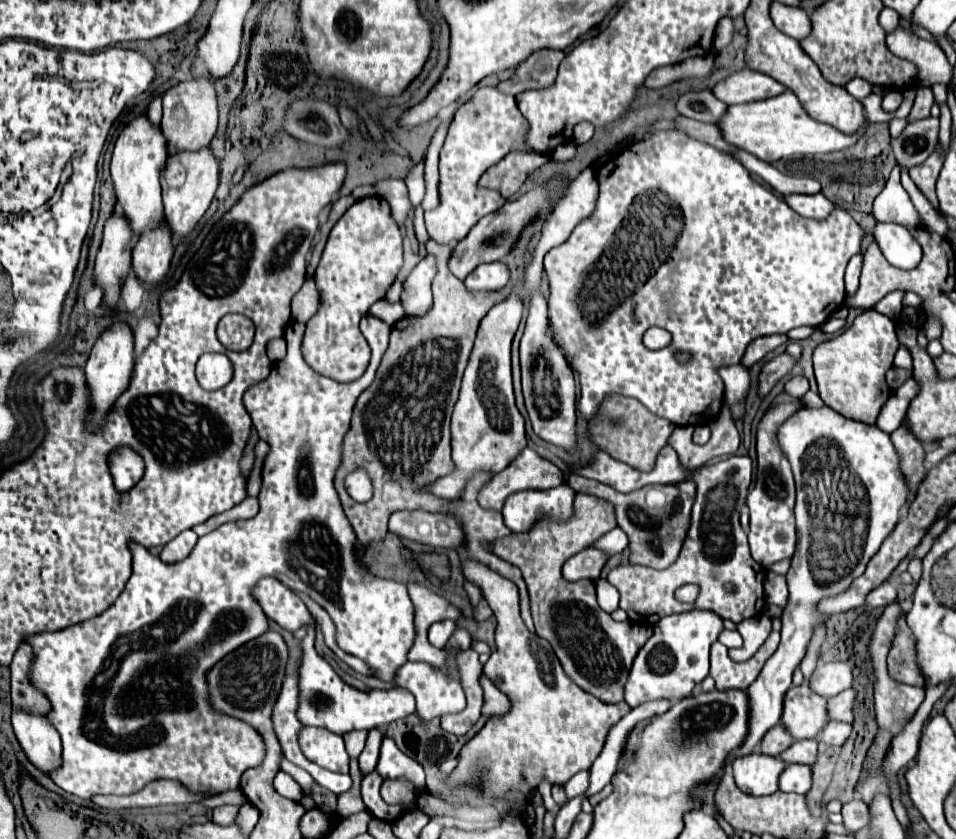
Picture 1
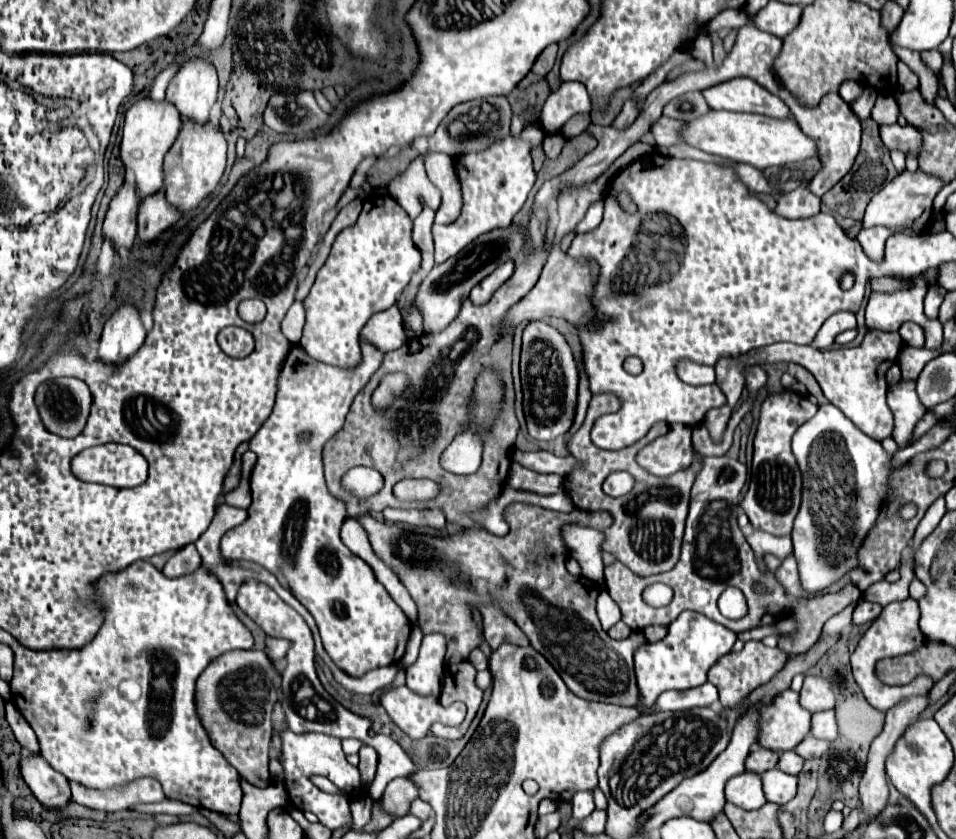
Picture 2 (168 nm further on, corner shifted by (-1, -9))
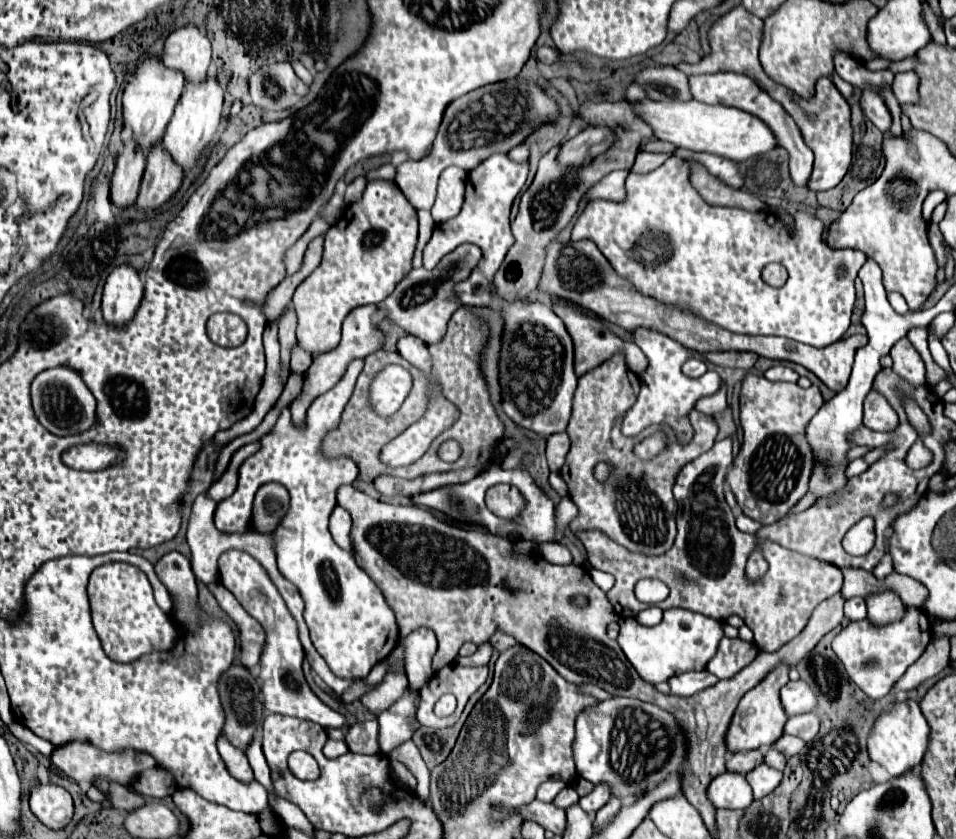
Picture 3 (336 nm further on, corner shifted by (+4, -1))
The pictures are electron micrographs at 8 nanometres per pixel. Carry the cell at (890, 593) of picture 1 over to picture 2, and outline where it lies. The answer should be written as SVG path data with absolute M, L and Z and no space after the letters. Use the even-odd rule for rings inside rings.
M860 600L856 610L854 610L854 624L866 624L866 622L872 622L880 616L882 612L882 606L876 604L876 602L868 602L868 600Z

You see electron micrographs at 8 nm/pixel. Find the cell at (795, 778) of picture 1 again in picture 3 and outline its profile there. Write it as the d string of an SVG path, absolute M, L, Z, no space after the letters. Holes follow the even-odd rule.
M759 764L759 766L753 768L745 778L747 778L747 782L751 784L753 798L755 798L755 800L761 800L763 796L771 794L771 792L777 788L777 784L781 782L783 774L781 774L779 770L775 770L775 768L769 768L767 764Z

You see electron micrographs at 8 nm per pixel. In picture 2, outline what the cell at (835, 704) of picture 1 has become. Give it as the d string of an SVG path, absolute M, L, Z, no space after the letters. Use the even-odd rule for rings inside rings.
M834 710L816 712L812 716L812 736L824 738L824 740L836 740L836 734L838 734L838 724L836 724Z

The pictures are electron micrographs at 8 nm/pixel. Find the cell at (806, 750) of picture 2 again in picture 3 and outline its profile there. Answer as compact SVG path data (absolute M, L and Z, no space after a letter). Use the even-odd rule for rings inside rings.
M783 734L771 748L775 748L777 752L783 752L783 756L795 756L795 754L799 754L801 752L801 748L805 746L805 742L801 740L801 738L797 738L797 736L787 736L787 734Z

